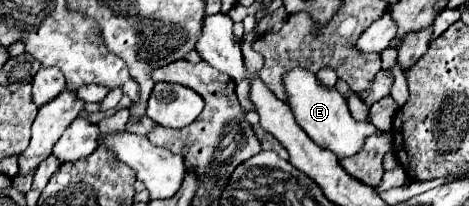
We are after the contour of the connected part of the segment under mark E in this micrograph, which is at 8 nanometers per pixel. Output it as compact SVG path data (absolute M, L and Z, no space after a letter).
M290 70L284 76L284 86L288 90L288 104L296 116L296 122L300 124L300 128L322 148L334 152L338 156L338 160L350 158L354 154L358 154L364 146L364 141L368 136L376 132L376 128L368 122L356 122L350 116L350 110L346 106L344 96L332 88L324 88L320 86L320 82L316 80L316 76L308 70Z

